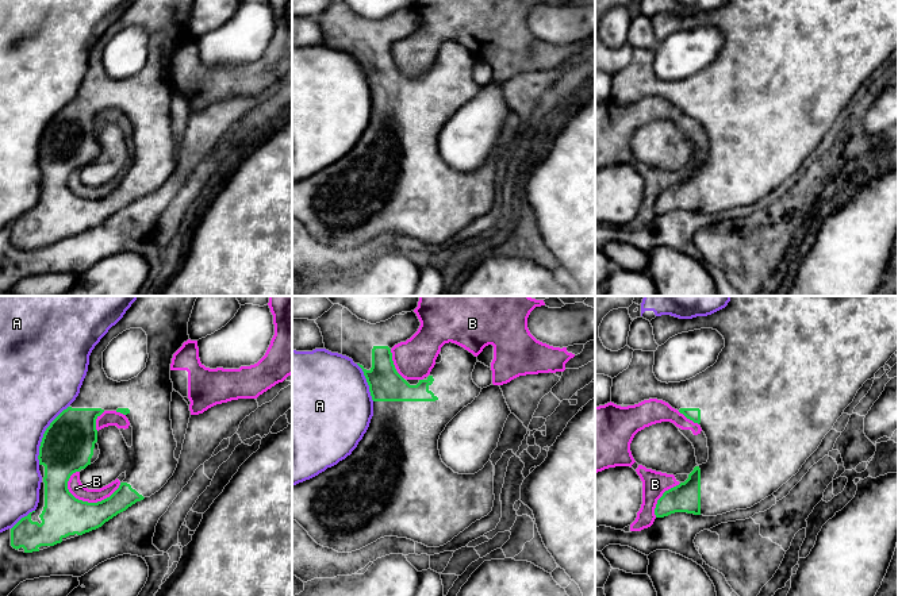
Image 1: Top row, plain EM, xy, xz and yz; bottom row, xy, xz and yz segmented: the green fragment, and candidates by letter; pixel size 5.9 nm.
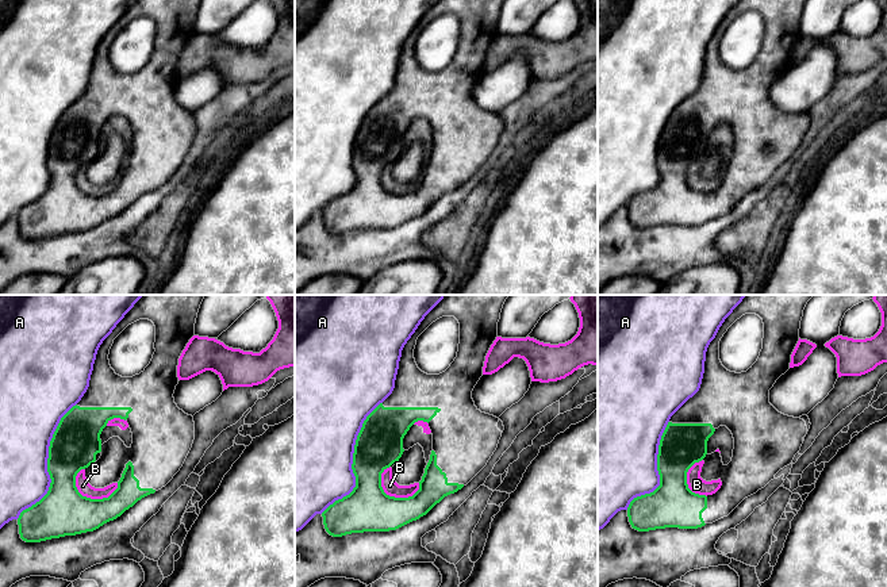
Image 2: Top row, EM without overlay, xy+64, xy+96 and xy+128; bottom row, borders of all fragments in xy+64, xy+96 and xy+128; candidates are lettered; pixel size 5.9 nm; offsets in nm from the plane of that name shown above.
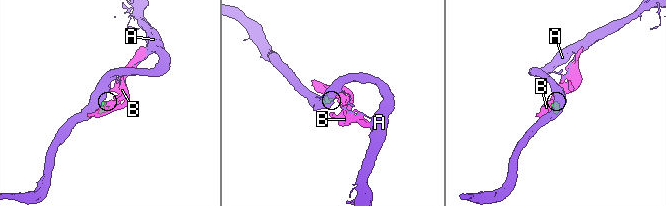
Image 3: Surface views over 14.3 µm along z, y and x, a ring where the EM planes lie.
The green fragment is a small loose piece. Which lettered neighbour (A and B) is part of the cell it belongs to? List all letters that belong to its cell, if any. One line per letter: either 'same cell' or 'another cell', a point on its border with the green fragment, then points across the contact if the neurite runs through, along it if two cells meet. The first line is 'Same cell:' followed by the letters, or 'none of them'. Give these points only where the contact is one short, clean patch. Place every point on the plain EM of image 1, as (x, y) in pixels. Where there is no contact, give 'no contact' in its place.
Same cell: none of them
A: another cell | xy (43, 133)
B: another cell | xy (93, 200)

